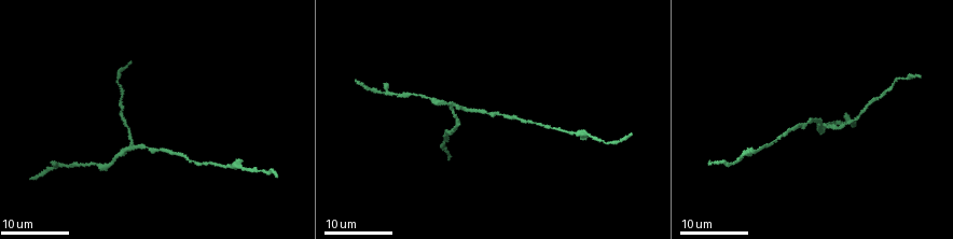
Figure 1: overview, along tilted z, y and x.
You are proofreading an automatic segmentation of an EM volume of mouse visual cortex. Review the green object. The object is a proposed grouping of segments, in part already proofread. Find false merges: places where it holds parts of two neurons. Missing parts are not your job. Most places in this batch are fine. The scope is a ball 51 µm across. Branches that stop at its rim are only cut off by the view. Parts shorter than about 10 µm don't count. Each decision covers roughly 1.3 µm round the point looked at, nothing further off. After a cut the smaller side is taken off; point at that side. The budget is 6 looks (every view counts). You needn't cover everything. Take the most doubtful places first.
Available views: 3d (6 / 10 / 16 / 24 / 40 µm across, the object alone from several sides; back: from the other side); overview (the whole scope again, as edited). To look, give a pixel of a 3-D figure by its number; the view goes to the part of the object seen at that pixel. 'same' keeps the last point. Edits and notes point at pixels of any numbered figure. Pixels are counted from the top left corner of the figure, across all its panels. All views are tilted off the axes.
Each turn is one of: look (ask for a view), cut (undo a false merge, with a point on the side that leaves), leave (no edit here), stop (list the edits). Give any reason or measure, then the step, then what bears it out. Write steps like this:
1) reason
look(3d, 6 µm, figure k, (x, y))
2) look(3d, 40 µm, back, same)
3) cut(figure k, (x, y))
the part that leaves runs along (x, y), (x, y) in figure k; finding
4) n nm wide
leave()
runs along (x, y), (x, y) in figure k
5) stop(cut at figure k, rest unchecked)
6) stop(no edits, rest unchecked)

a fork
look(3d, 24 µm, figure 1, (452, 105))

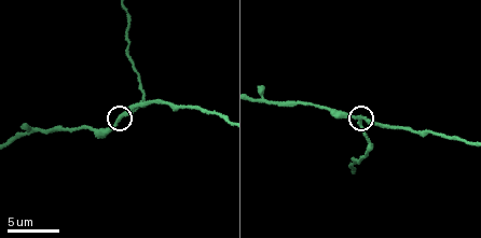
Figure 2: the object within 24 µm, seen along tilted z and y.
look(3d, 10 µm, figure 2, (120, 121))

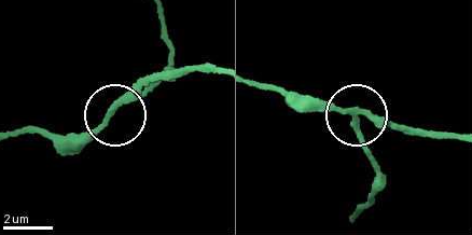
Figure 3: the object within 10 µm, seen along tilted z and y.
210 nm wide
leave()
runs along (456, 138), (407, 134), (299, 96) in figure 3; continuous, no second neuron

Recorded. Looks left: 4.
look(3d, 16 µm, figure 2, (164, 103))

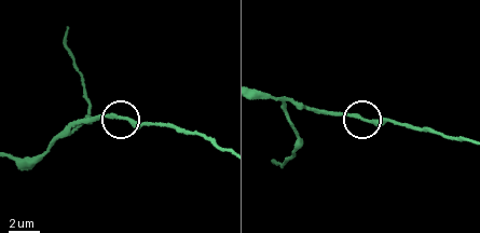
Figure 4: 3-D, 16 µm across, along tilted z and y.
side arm 27 µm
leave()
one neuron here

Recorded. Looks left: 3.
sudden change in width
look(3d, 24 µm, figure 1, (189, 162))

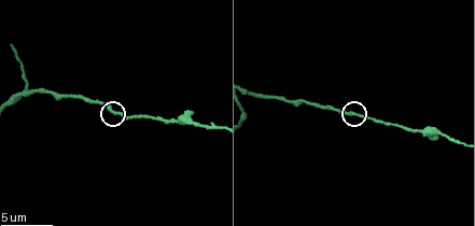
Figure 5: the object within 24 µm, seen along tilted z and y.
look(3d, 6 µm, figure 5, (112, 111))

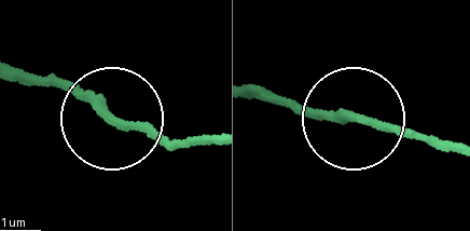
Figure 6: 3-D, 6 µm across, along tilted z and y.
leave()
runs along (252, 96), (454, 145) in figure 6; continuous, no second neuron

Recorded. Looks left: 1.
stop(no edits, rest unchecked)

